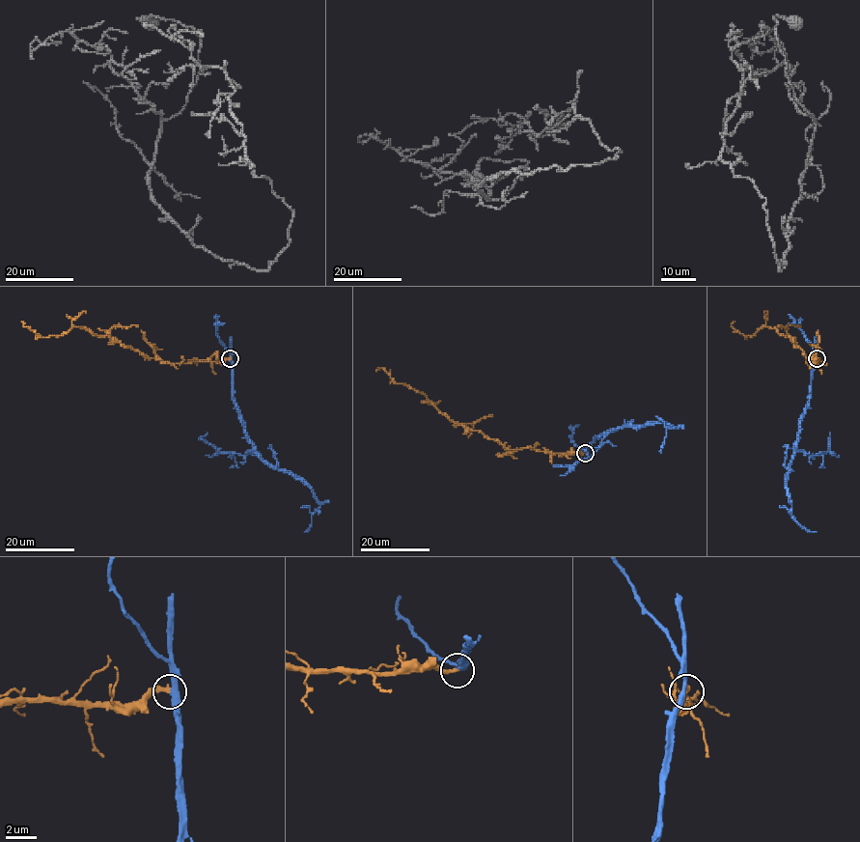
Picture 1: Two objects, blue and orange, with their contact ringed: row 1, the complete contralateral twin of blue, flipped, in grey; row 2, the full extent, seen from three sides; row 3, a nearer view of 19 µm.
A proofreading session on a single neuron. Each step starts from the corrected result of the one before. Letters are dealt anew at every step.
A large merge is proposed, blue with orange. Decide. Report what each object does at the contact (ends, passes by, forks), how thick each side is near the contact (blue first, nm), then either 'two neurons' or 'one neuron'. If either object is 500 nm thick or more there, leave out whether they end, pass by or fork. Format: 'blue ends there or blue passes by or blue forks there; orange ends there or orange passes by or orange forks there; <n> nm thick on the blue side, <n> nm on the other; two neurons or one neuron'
blue passes by; orange ends there; 360 nm thick on the blue side, 280 nm on the other; one neuron

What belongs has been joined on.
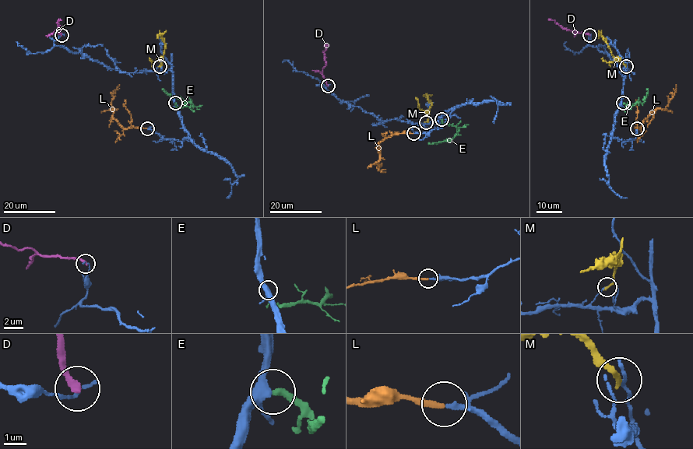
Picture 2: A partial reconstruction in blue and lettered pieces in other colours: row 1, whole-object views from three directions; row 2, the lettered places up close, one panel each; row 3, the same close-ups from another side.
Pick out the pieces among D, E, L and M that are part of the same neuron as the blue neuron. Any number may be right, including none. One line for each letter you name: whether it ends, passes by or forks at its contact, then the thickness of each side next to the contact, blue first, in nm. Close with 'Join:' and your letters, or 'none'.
E: it ends; calibres 360 and 320 nm
L: it ends; calibres 160 and 260 nm
Join: E, L

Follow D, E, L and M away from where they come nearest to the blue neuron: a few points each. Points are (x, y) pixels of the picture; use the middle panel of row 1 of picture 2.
D: (328, 85), (321, 71), (325, 64), (323, 52), (327, 45)
E: (442, 119), (442, 122), (454, 125), (458, 131), (450, 139), (427, 143)
L: (413, 133), (391, 135), (378, 143), (379, 170), (386, 172)
M: (426, 122), (431, 105), (427, 96), (432, 94)

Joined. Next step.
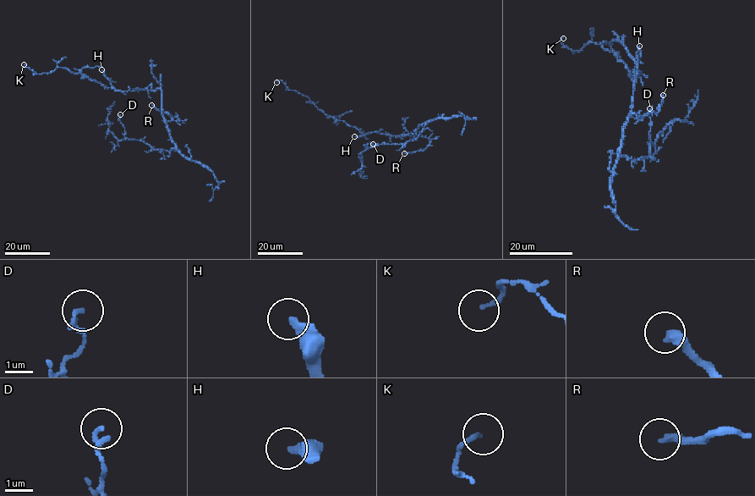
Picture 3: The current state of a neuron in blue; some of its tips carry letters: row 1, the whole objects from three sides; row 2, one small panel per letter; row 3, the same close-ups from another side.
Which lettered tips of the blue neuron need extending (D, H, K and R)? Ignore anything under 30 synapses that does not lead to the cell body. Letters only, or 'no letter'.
R

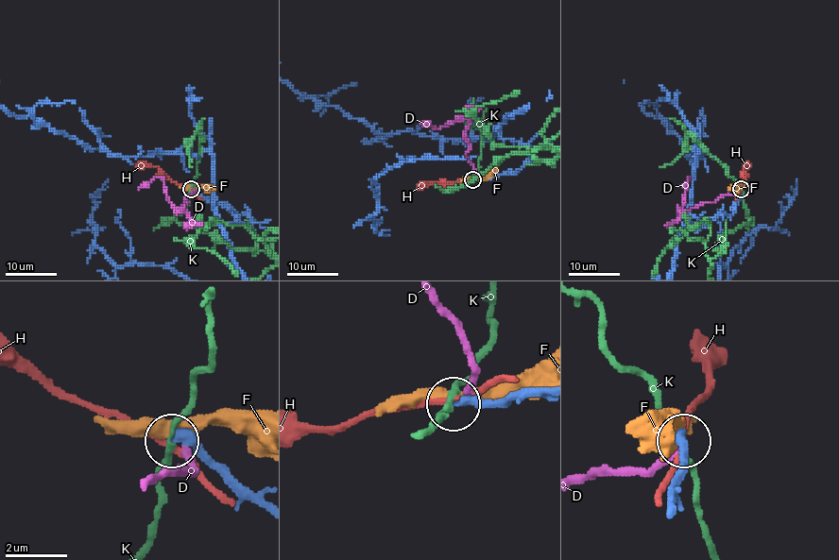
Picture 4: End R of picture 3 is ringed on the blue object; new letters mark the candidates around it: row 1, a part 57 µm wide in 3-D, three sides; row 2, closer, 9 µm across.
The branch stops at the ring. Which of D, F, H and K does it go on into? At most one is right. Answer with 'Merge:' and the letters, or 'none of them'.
Merge: none of them

